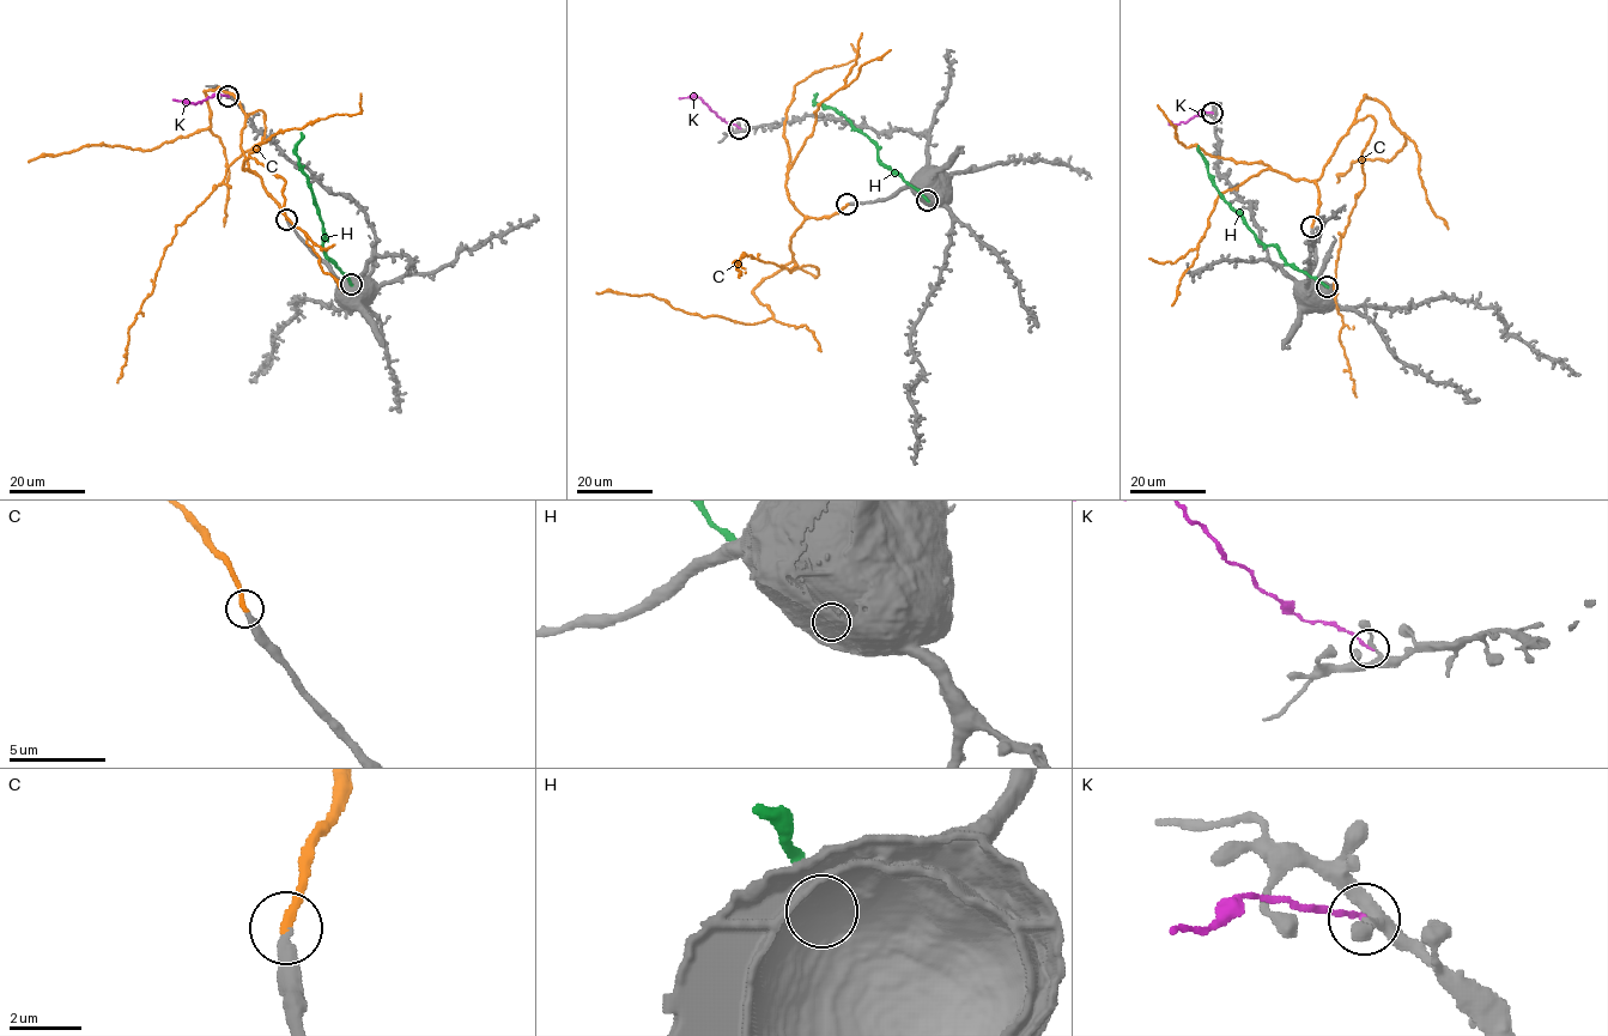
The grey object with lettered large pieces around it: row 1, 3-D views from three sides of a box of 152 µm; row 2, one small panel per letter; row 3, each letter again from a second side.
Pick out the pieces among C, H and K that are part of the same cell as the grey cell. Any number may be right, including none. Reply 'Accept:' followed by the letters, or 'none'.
Accept: C

